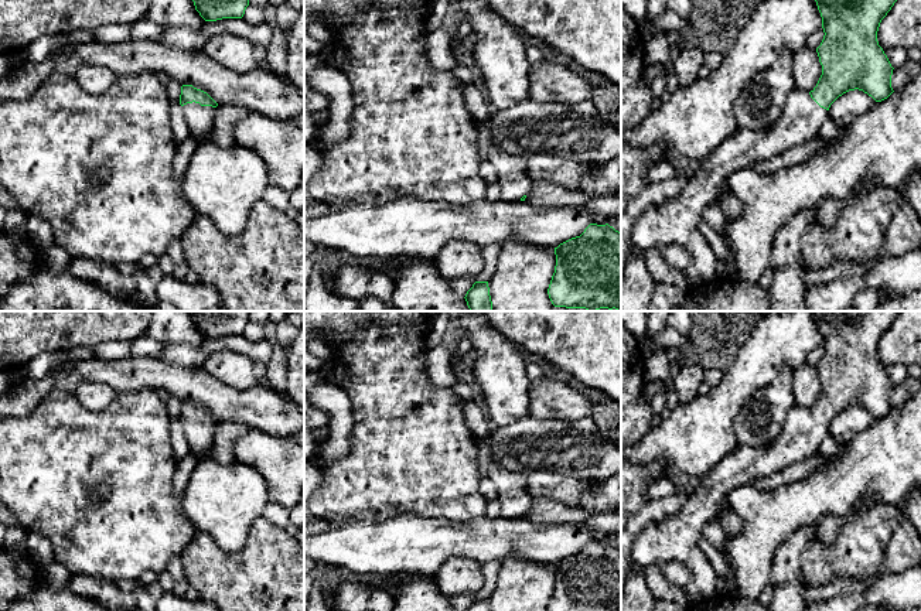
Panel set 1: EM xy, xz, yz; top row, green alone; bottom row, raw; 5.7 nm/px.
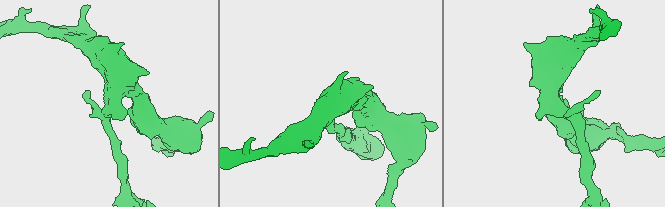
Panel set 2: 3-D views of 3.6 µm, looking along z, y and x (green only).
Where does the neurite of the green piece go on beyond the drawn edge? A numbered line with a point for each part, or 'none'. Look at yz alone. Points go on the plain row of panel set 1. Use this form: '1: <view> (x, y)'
1: yz (678, 538)

